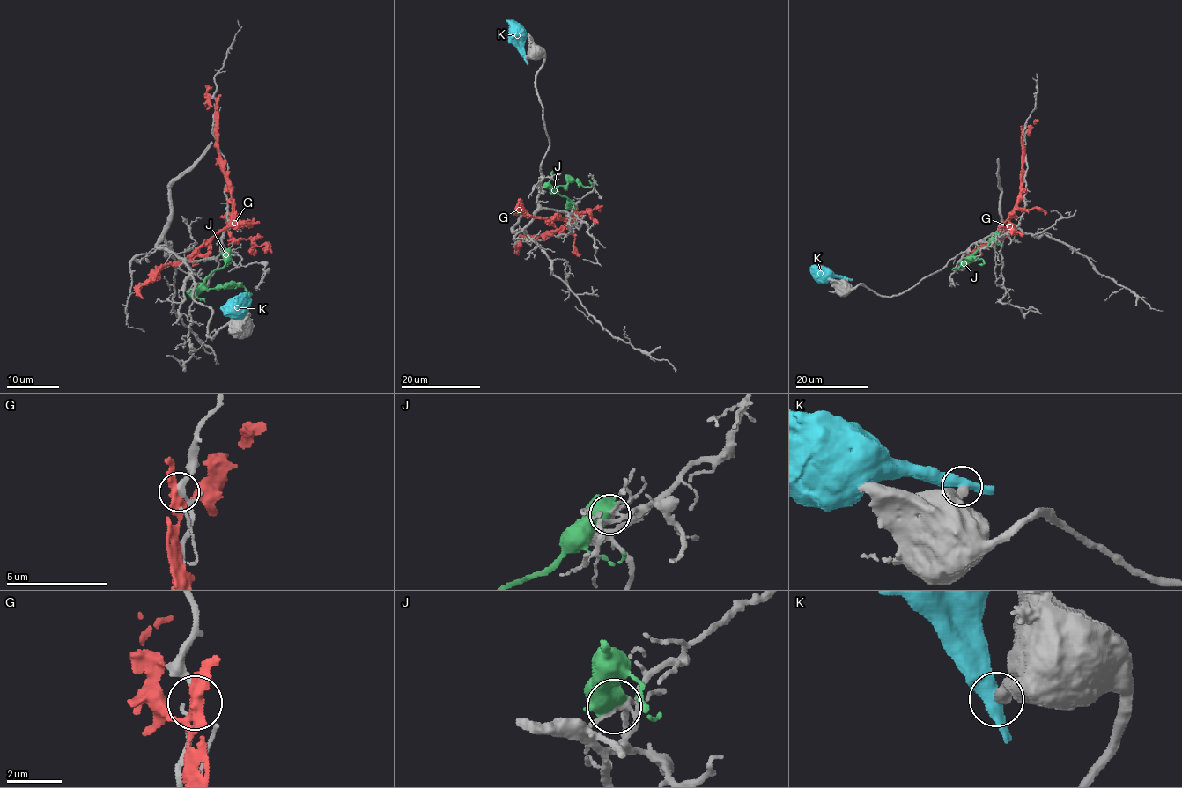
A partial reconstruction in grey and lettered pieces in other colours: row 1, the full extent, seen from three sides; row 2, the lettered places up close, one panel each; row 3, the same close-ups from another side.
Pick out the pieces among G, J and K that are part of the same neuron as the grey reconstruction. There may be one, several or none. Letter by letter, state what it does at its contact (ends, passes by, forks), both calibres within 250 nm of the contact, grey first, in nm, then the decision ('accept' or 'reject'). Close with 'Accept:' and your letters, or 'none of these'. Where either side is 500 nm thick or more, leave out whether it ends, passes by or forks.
G: it forks there; 240 nm thick on the grey side, 300 nm on the other; reject
J: 120 nm thick on the grey side, 800 nm on the other; reject
K: 500 nm thick on the grey side, 500 nm on the other; reject
Accept: none of these

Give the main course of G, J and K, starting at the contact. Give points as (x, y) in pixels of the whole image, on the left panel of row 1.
G: (216, 103), (220, 169), (228, 185), (232, 204), (230, 219), (189, 255), (157, 266), (140, 286), (142, 298)
J: (227, 254), (224, 266), (210, 272), (205, 280), (205, 288), (239, 284), (249, 294)
K: (231, 313), (236, 311), (232, 300), (238, 300), (237, 296)

